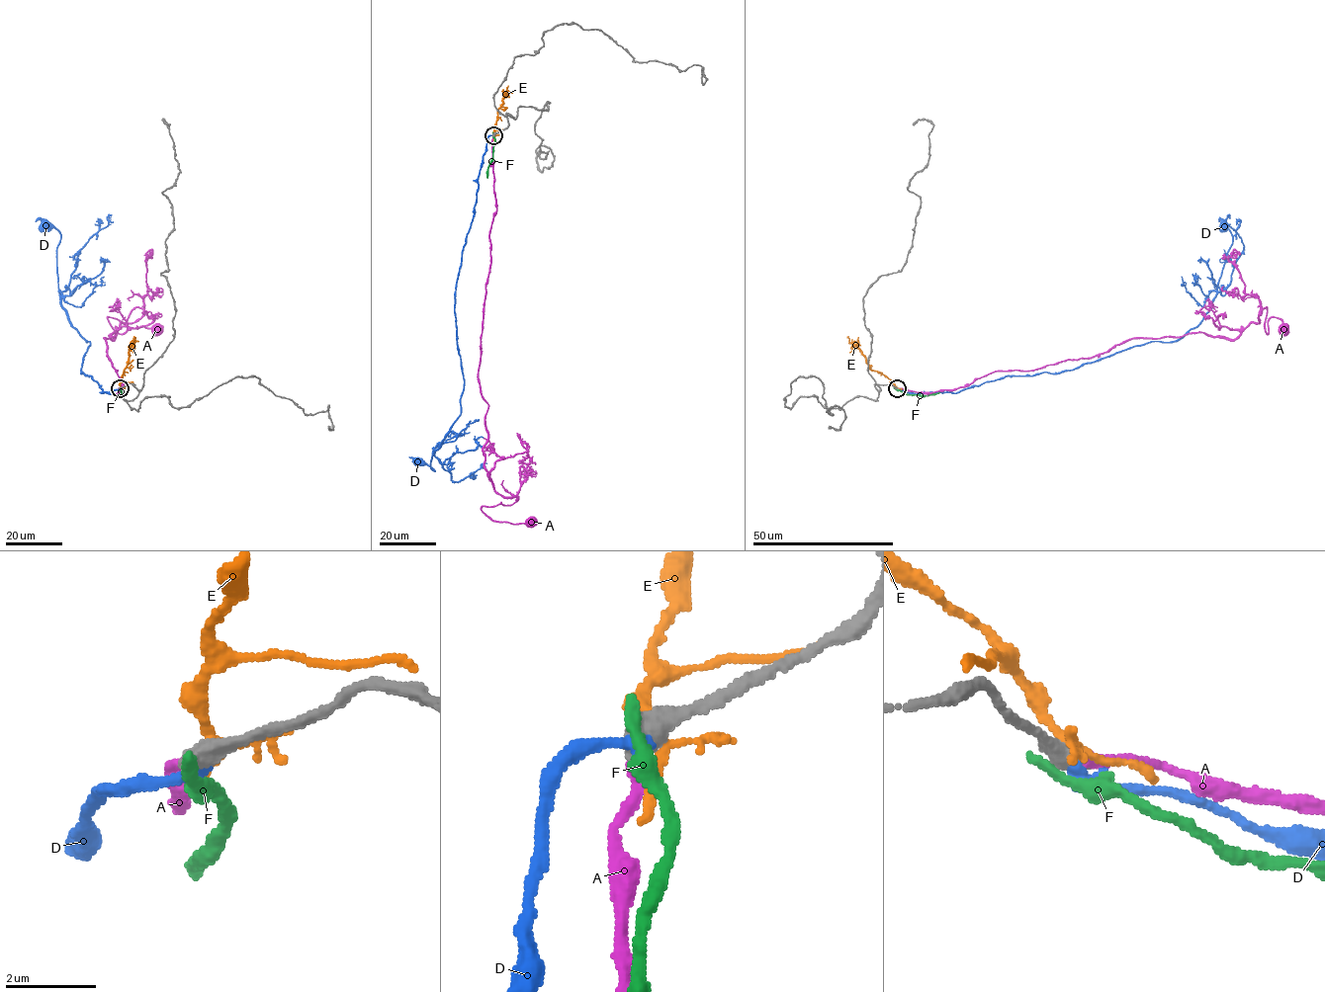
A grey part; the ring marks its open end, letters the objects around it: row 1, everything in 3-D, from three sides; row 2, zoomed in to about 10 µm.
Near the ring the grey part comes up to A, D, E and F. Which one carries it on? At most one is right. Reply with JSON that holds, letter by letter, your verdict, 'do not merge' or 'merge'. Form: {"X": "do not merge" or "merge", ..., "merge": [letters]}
{"A": "merge", "D": "do not merge", "E": "do not merge", "F": "do not merge", "merge": ["A"]}

